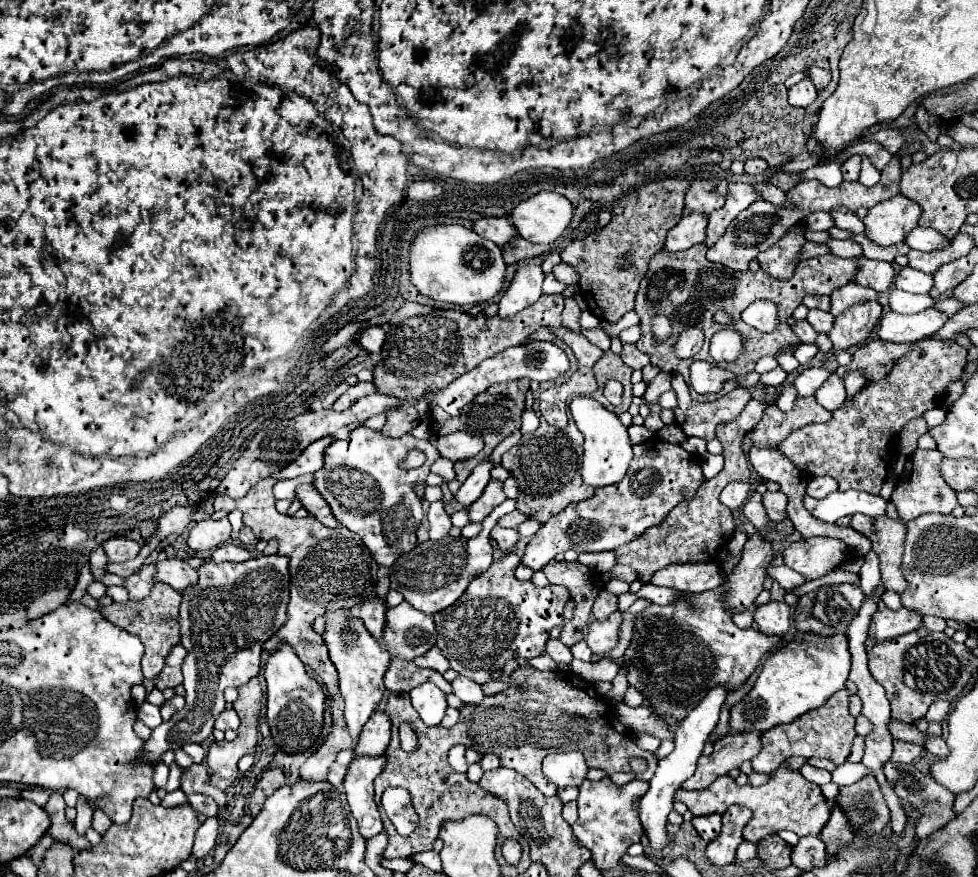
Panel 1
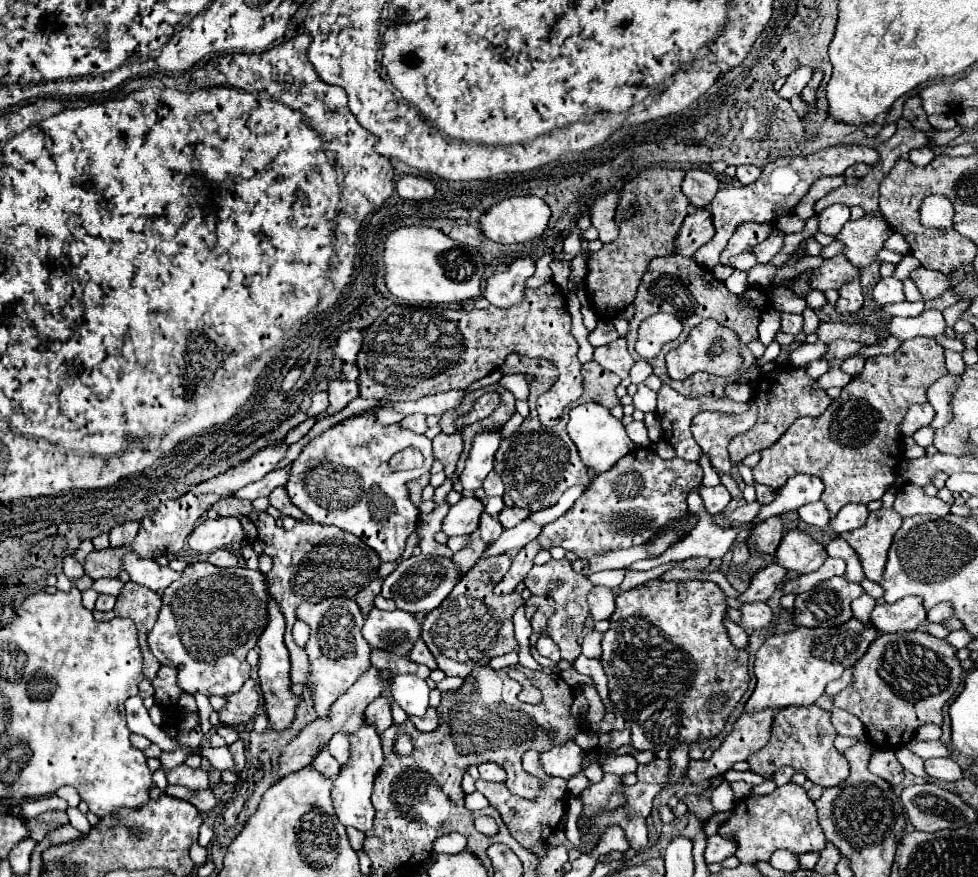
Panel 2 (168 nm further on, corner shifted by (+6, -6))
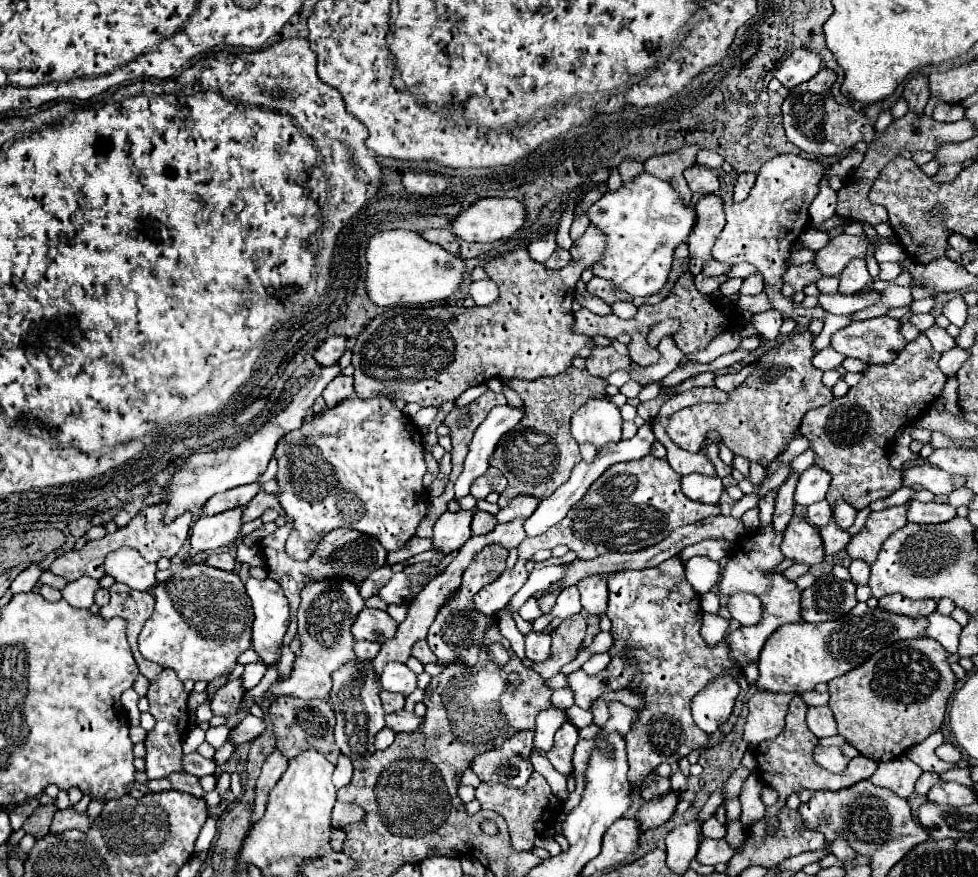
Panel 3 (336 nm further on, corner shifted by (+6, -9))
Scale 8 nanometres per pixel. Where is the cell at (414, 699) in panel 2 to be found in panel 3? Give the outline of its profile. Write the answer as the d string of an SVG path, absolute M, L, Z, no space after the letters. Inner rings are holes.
M386 664L380 682L382 682L384 690L402 694L406 698L418 688L416 676L414 676L414 672L408 670L406 664Z

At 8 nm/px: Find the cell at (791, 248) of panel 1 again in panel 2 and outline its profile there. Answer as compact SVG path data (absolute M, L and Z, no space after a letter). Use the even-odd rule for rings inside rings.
M740 253L740 255L734 255L728 265L738 271L748 271L750 267L756 265L756 257L754 257L754 253Z

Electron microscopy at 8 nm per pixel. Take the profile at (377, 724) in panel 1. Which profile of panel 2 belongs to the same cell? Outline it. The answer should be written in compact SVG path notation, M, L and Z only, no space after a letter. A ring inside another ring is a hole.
M378 697L378 699L374 699L368 707L366 707L366 713L364 713L364 717L366 717L366 721L370 723L370 725L376 725L376 731L378 733L382 733L382 731L386 731L390 725L392 725L392 715L390 715L390 699L386 699L386 697Z

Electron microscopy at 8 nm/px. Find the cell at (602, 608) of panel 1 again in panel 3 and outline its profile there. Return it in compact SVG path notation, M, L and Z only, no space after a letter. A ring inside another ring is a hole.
M596 576L582 578L578 582L580 588L580 598L582 598L582 608L588 614L602 616L608 608L608 584L606 580L600 580Z

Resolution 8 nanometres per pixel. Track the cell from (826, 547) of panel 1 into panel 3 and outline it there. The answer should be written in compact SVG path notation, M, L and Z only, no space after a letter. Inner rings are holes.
M794 516L786 526L780 550L784 558L794 560L796 564L816 566L824 560L824 546L818 530L798 516Z

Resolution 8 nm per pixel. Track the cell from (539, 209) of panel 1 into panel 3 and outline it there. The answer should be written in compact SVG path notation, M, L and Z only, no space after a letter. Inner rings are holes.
M482 198L454 220L452 232L466 242L496 242L524 228L526 214L526 204L516 198Z

